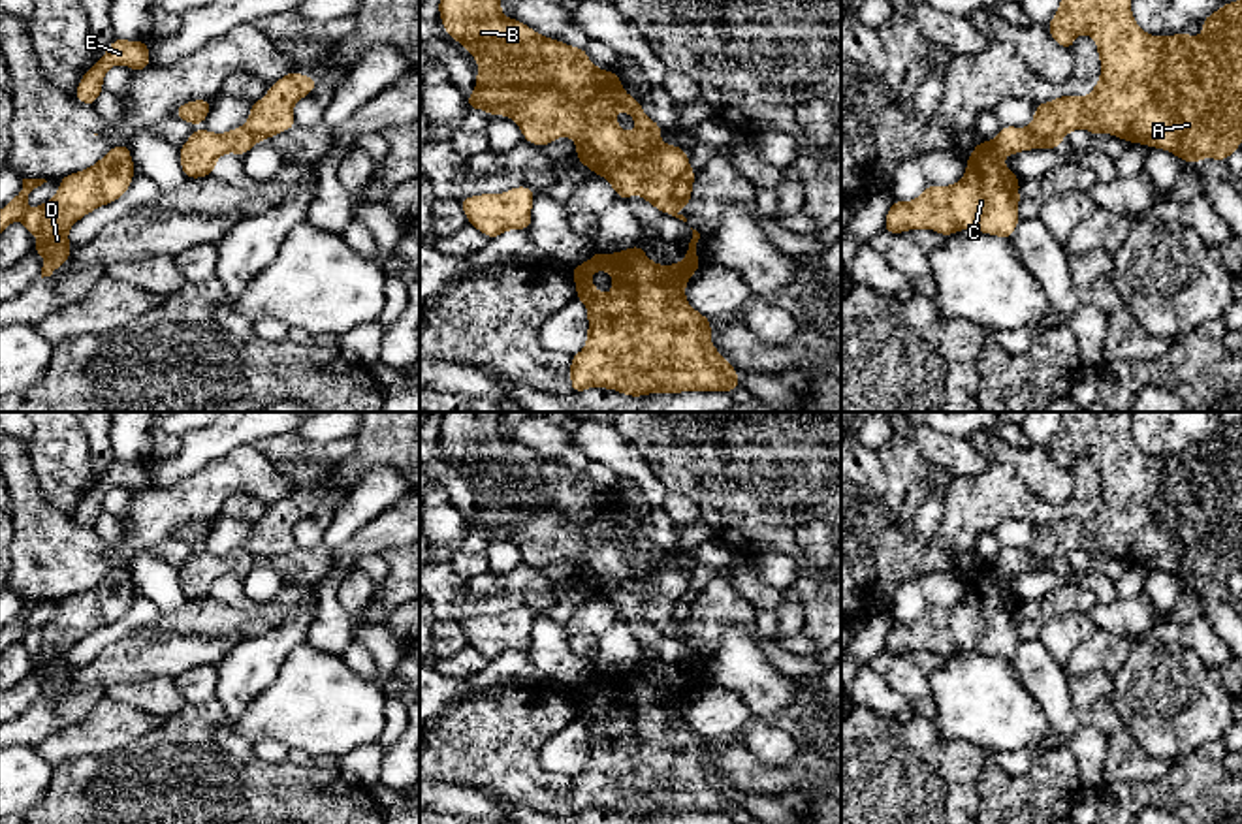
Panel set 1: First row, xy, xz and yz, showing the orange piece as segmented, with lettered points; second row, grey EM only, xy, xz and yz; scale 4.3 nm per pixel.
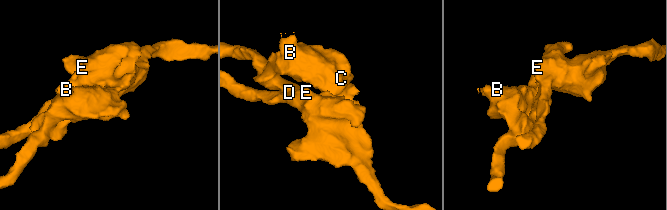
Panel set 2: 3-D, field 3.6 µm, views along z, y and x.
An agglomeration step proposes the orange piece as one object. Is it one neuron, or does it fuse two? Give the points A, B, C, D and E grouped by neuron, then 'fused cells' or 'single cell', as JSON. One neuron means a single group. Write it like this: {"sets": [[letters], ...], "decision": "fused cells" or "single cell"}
{"sets": [["A", "E"], ["B", "C", "D"]], "decision": "fused cells"}

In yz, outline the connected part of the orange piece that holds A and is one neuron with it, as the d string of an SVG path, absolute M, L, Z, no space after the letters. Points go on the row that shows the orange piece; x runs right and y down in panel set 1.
M1061 0L1048 23L1054 41L1071 51L1078 34L1095 40L1101 75L1090 96L1058 96L1037 103L1029 130L1067 137L1084 128L1172 152L1182 162L1225 160L1242 143L1242 0L1223 4L1202 19L1202 36L1146 34L1131 13L1131 0Z

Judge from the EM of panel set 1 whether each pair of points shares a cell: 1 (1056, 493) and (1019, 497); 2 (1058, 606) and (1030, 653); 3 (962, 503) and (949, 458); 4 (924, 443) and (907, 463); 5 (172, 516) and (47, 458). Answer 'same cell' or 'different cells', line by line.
1: different cells
2: different cells
3: different cells
4: different cells
5: different cells

